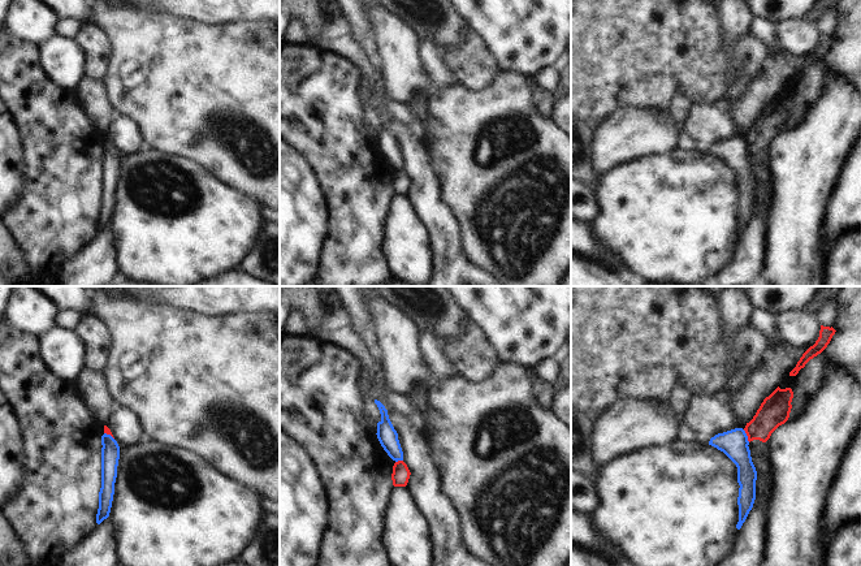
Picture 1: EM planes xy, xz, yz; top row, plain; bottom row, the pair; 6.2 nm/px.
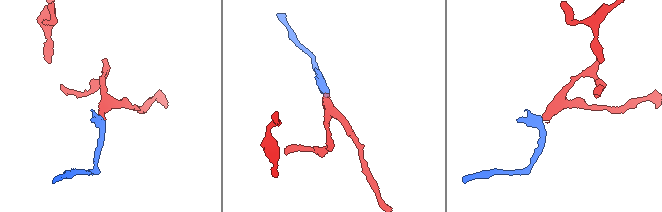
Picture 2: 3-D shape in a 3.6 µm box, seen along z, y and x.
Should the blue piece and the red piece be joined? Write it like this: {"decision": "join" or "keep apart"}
{"decision": "keep apart"}

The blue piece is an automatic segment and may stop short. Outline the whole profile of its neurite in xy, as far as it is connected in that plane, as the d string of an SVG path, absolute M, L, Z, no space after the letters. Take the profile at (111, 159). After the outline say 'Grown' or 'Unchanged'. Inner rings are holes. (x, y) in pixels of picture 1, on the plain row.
M104 142L101 144L101 154L101 196L96 222L98 233L109 225L120 168L120 155L111 143Z. Unchanged

